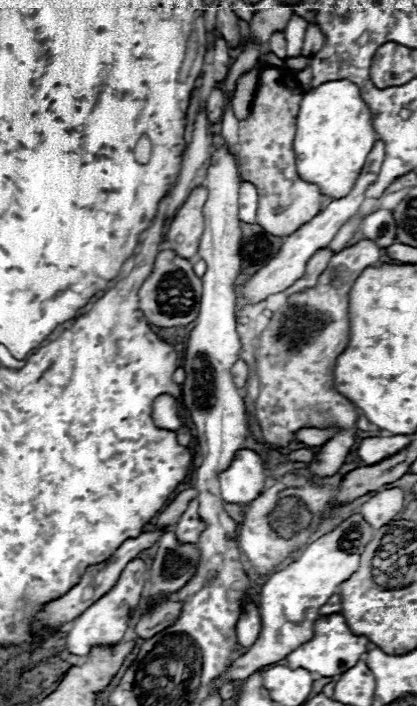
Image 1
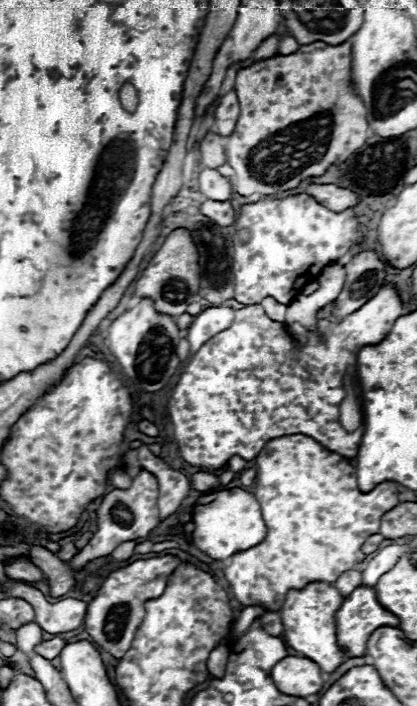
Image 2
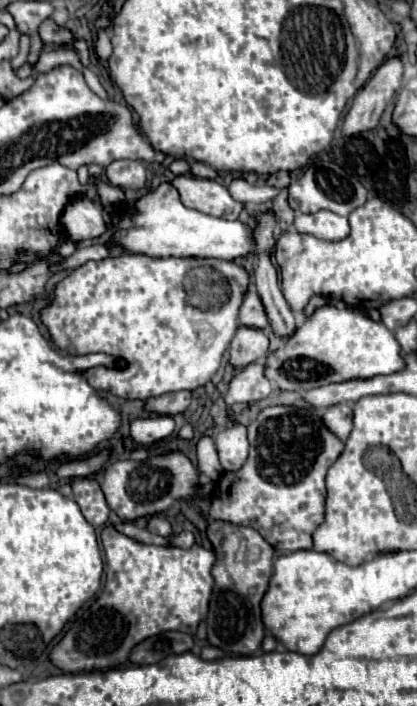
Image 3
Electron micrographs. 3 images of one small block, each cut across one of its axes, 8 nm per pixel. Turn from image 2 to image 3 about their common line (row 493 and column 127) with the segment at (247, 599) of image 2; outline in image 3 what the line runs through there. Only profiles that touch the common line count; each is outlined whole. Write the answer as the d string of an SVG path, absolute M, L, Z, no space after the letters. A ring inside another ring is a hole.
M122 254L122 256L110 256L104 258L100 262L86 262L84 266L76 268L72 274L68 274L62 282L56 284L54 288L54 300L42 310L42 322L48 328L54 344L68 352L68 354L92 354L92 352L104 352L104 354L112 354L112 356L120 356L128 362L128 368L122 372L116 370L108 370L108 368L94 368L88 372L88 380L92 386L96 386L98 390L102 388L108 394L116 394L118 398L128 398L128 400L148 400L148 398L156 398L162 396L166 392L178 392L178 390L196 390L198 386L206 384L216 370L220 368L222 362L222 354L224 350L230 346L232 336L236 334L236 322L238 322L238 306L244 300L244 292L248 288L250 276L244 268L236 266L234 262L226 262L226 260L216 260L216 258L150 258L150 256L140 256L140 254Z

